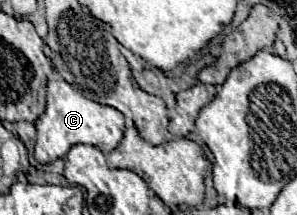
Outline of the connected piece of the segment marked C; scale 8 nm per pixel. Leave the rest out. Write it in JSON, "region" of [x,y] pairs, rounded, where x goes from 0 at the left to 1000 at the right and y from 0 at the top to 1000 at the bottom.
{"region":[[[182,367],[182,377],[162,377],[155,516],[141,544],[121,553],[121,600],[128,600],[128,647],[121,647],[121,693],[114,693],[121,749],[162,758],[175,777],[175,805],[212,814],[209,795],[192,795],[199,786],[178,767],[182,740],[215,730],[236,702],[236,684],[263,665],[316,674],[350,721],[384,702],[418,628],[418,535],[384,498],[337,488],[290,460],[256,405],[242,405],[215,367]]]}

